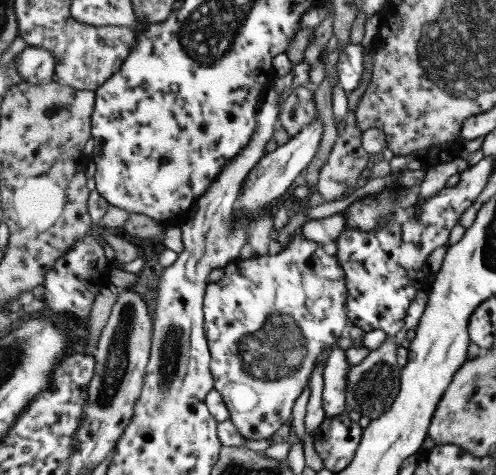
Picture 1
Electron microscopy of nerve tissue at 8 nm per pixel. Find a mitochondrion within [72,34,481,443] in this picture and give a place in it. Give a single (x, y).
(277, 350)

